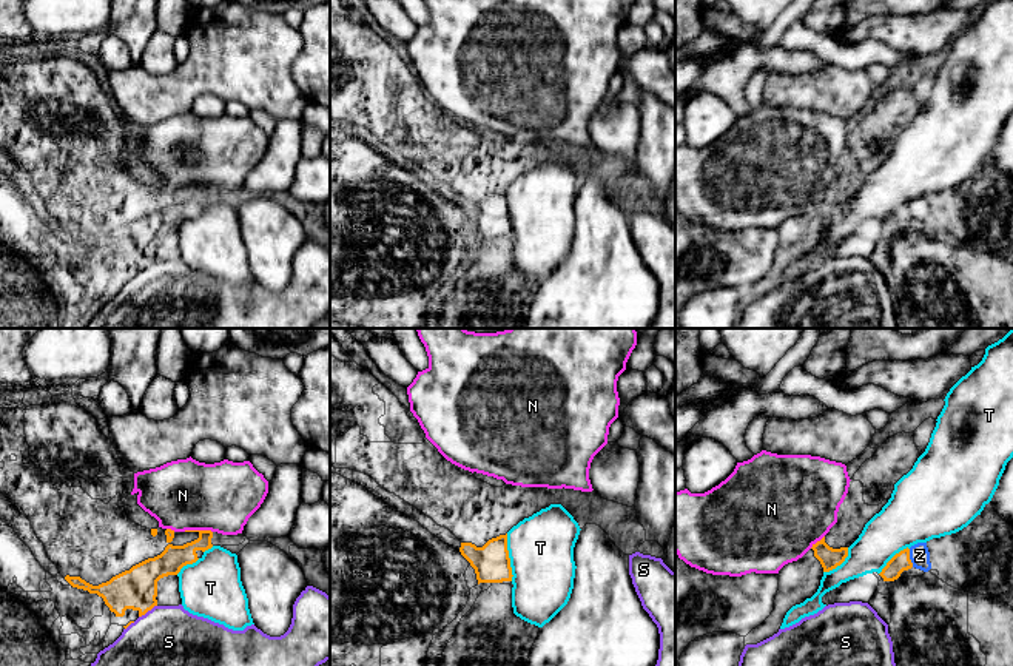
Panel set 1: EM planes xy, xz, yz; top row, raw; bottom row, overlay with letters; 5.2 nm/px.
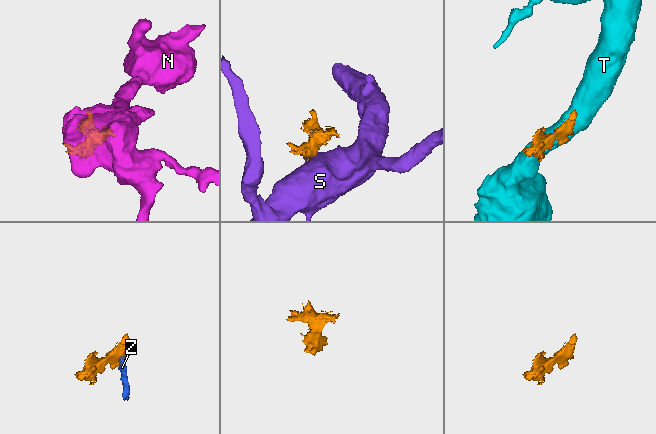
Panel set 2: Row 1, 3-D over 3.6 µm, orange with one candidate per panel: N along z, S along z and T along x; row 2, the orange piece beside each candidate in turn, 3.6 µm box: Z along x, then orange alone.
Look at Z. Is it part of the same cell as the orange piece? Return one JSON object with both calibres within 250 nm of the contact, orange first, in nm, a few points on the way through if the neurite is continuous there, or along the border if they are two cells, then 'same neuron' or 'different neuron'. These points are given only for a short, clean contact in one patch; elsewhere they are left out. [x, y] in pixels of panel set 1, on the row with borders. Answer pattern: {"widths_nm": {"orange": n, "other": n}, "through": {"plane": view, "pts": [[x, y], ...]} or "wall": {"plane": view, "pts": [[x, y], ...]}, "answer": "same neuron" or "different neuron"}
{"widths_nm": {"orange": 100, "other": 110}, "through": {"plane": "yz", "pts": [[901, 561], [908, 558], [919, 555]]}, "answer": "same neuron"}

